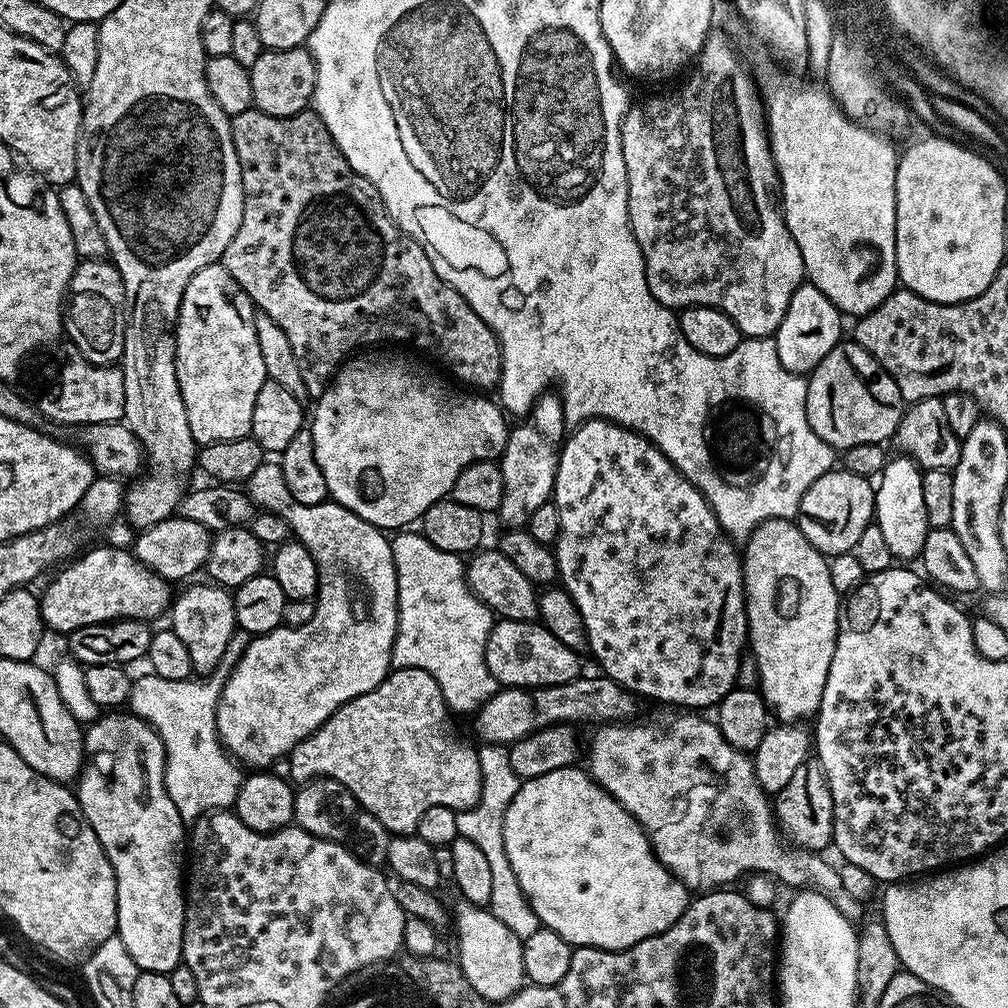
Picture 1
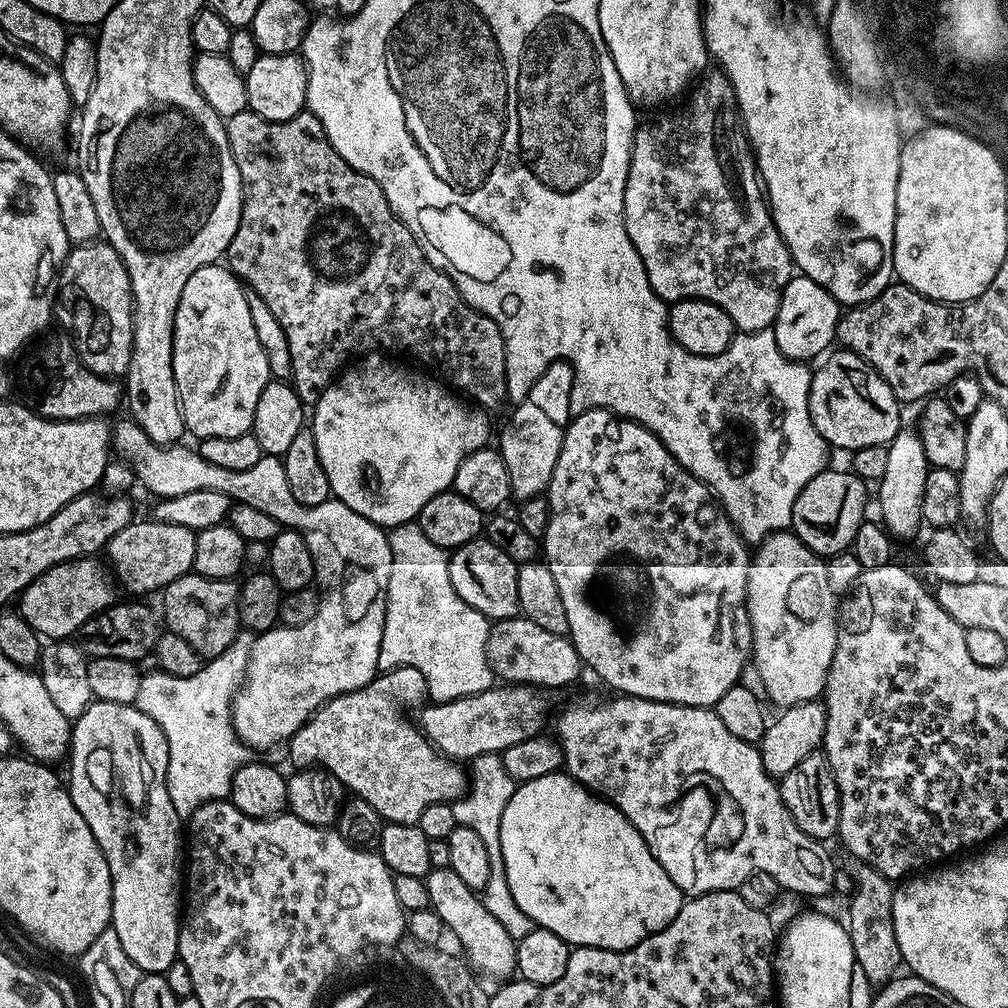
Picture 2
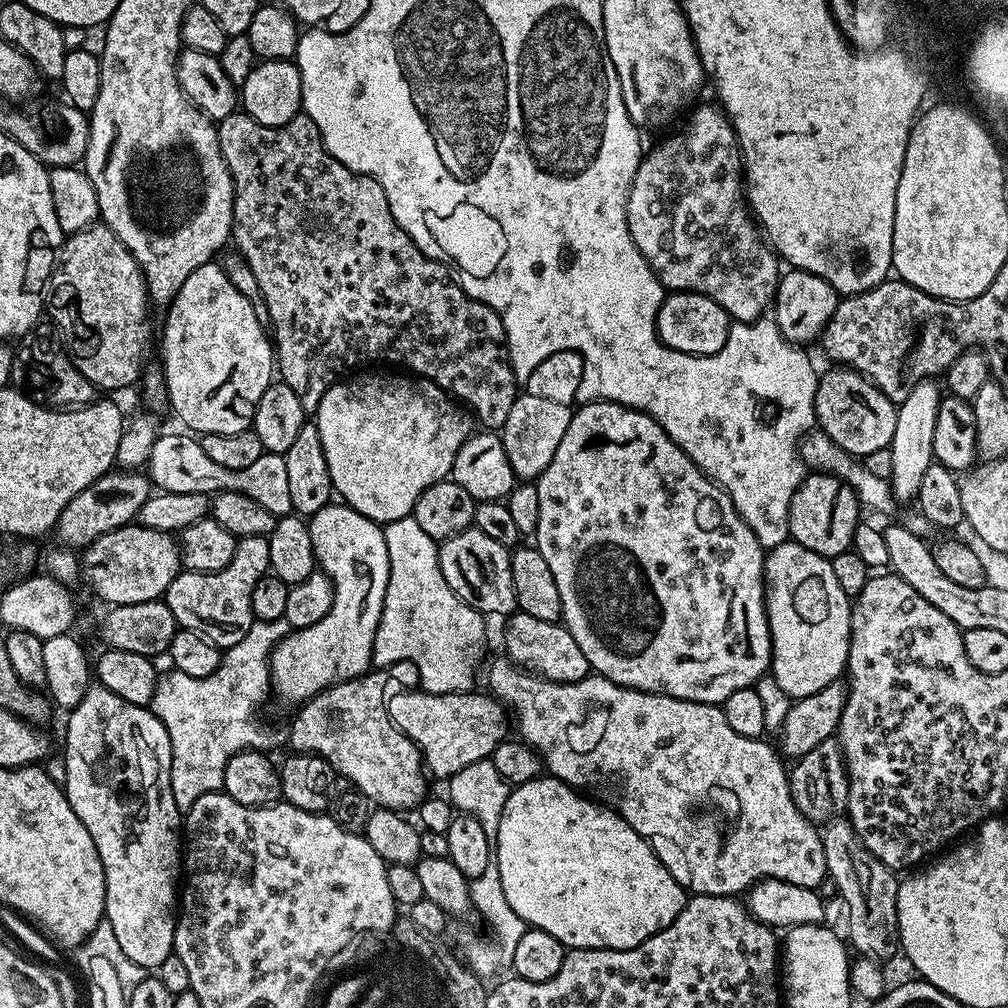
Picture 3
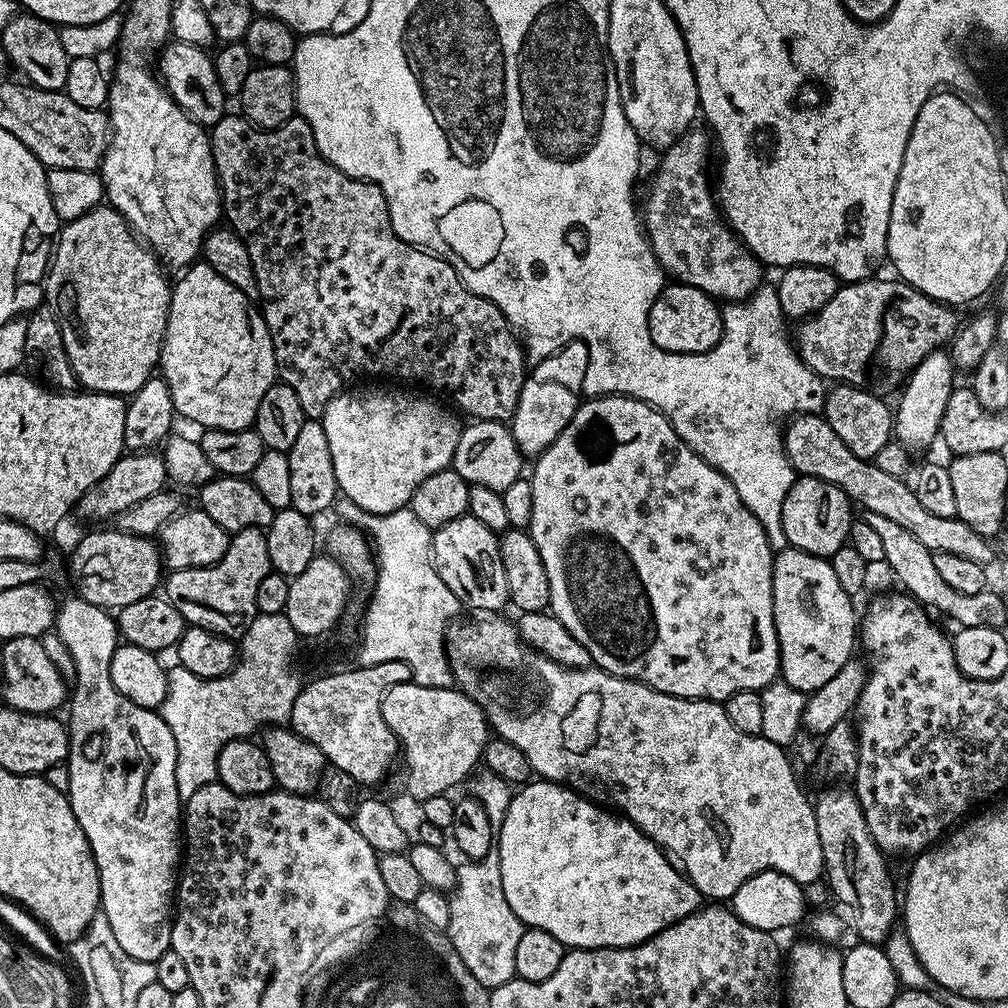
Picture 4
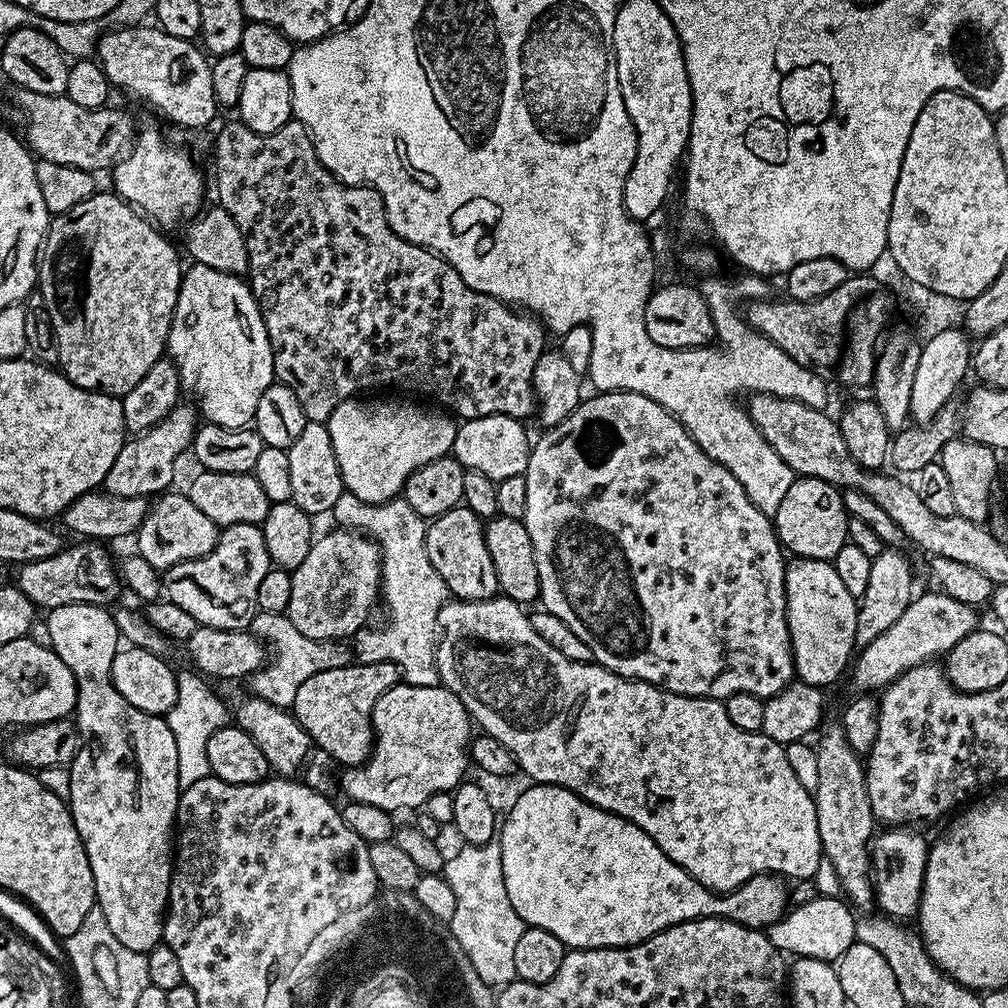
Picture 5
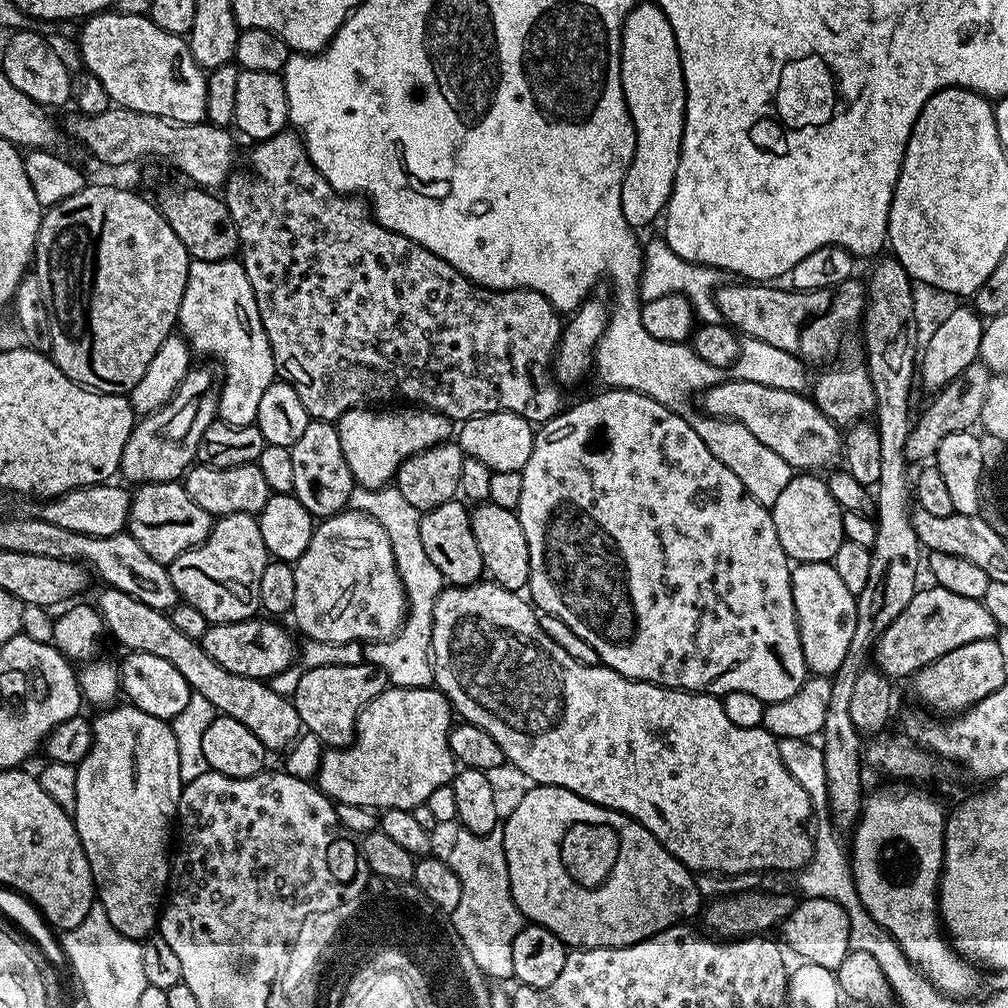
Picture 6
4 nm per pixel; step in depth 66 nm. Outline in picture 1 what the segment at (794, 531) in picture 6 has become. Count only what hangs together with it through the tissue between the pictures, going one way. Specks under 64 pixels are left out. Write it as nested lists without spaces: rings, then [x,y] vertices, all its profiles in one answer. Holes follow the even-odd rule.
[[[833,470],[822,474],[806,494],[802,494],[798,523],[802,534],[825,557],[850,552],[866,526],[873,523],[876,511],[876,490],[873,481],[853,472]]]

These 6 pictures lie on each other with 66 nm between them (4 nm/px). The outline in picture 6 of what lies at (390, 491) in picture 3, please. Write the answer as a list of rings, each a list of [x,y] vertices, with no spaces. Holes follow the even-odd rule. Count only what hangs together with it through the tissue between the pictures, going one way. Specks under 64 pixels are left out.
[[[372,406],[351,408],[335,421],[335,425],[353,481],[361,488],[373,489],[385,487],[395,477],[403,460],[435,444],[445,443],[451,437],[448,435],[454,432],[453,421],[423,406],[384,406],[379,410]]]

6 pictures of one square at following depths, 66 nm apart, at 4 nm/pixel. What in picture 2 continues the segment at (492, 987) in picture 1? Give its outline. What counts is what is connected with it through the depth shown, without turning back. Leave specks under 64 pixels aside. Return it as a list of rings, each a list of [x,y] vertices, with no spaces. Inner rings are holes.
[[[452,867],[433,868],[424,877],[424,885],[428,907],[438,914],[438,918],[442,918],[445,929],[451,935],[452,932],[456,935],[461,948],[459,951],[466,957],[467,963],[480,974],[485,972],[488,976],[511,977],[516,972],[516,941],[502,926],[502,922],[498,922],[498,918],[494,918],[494,914],[486,910],[483,899],[470,886],[466,886],[466,882],[458,878],[458,874],[454,874]]]

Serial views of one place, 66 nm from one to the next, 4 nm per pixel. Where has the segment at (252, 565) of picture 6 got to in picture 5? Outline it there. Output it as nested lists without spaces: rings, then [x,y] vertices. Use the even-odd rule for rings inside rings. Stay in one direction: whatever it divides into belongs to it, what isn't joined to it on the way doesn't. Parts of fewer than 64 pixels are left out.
[[[235,524],[221,531],[218,542],[210,554],[202,558],[194,558],[190,562],[178,562],[178,566],[169,568],[162,576],[162,588],[167,599],[174,602],[174,606],[182,606],[190,618],[196,620],[197,625],[218,630],[238,630],[243,632],[251,629],[252,619],[256,617],[258,586],[262,578],[266,578],[269,568],[273,567],[270,554],[266,550],[264,529],[259,524]]]

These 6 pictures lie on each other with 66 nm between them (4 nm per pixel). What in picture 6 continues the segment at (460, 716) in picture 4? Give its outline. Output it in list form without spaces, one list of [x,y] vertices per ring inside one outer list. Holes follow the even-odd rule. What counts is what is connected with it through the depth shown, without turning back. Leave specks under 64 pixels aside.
[[[389,686],[378,693],[362,711],[357,713],[356,734],[351,746],[327,749],[320,760],[316,784],[335,803],[362,806],[373,810],[412,808],[427,804],[438,786],[452,783],[458,771],[450,750],[450,734],[454,727],[454,709],[444,693],[435,686],[427,688],[398,688]]]

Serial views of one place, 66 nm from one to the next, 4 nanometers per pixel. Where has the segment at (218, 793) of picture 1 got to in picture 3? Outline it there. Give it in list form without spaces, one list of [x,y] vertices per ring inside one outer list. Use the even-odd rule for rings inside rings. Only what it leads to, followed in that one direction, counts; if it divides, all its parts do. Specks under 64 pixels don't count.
[[[256,620],[250,630],[246,630],[246,635],[242,637],[242,642],[234,642],[234,646],[230,646],[220,658],[218,670],[214,670],[214,674],[210,674],[206,678],[190,678],[190,674],[182,674],[175,670],[168,670],[168,673],[161,675],[156,682],[156,689],[152,695],[152,703],[150,705],[152,713],[160,719],[162,726],[166,726],[166,734],[170,734],[170,750],[172,751],[172,769],[170,770],[170,790],[174,794],[174,802],[181,810],[186,810],[190,806],[194,806],[194,802],[198,802],[198,798],[202,798],[202,794],[210,794],[223,789],[224,775],[226,774],[226,762],[230,762],[230,758],[234,758],[234,754],[239,752],[254,751],[271,753],[272,748],[276,748],[279,744],[282,746],[288,744],[288,733],[282,727],[275,728],[272,724],[260,724],[260,707],[267,702],[268,696],[270,700],[270,685],[272,675],[268,669],[268,661],[272,659],[272,651],[276,648],[276,644],[282,637],[287,636],[290,629],[288,622],[282,620]]]

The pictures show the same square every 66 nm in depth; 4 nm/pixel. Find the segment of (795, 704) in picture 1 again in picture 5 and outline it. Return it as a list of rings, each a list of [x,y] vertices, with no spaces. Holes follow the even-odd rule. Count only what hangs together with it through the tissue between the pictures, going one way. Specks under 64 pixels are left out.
[[[803,558],[793,559],[785,567],[784,597],[795,675],[800,682],[823,689],[840,675],[843,677],[853,659],[857,597],[846,590],[845,584],[838,579],[838,570],[834,570],[829,561]]]

